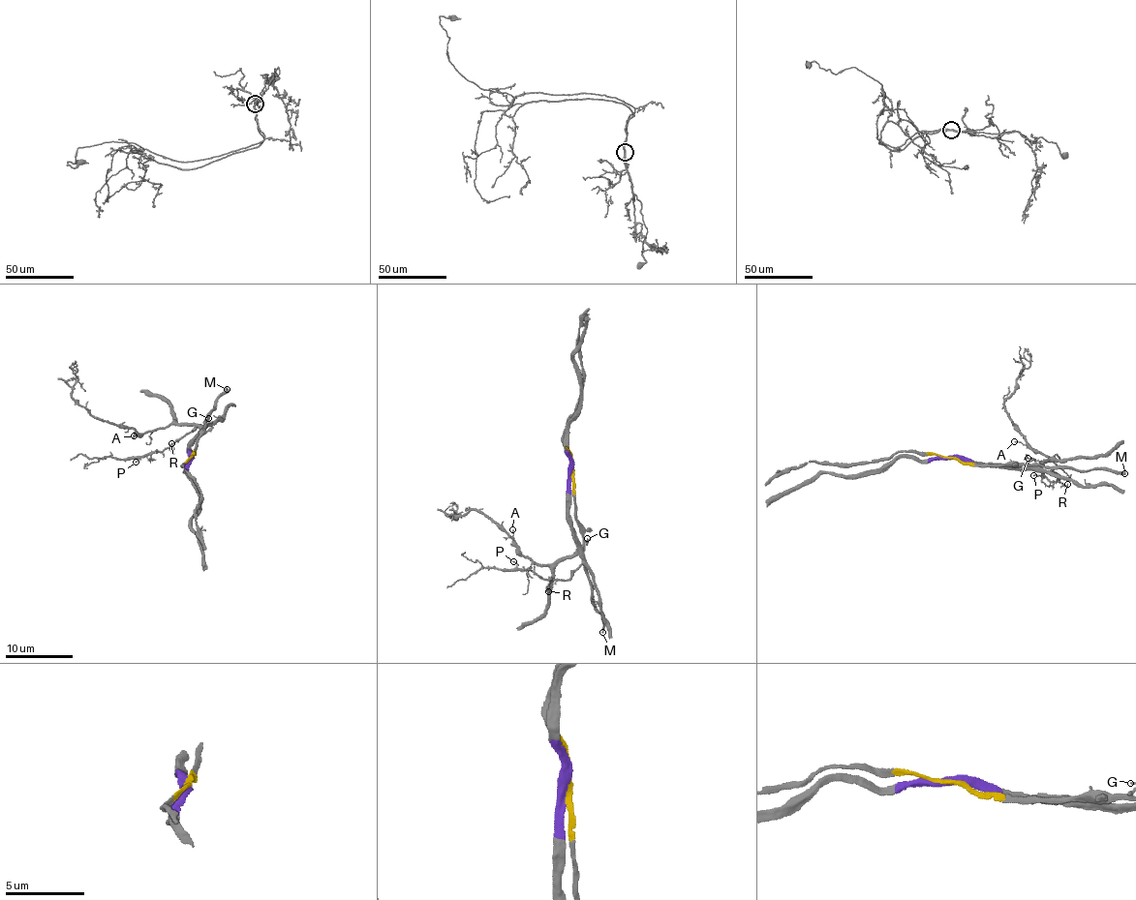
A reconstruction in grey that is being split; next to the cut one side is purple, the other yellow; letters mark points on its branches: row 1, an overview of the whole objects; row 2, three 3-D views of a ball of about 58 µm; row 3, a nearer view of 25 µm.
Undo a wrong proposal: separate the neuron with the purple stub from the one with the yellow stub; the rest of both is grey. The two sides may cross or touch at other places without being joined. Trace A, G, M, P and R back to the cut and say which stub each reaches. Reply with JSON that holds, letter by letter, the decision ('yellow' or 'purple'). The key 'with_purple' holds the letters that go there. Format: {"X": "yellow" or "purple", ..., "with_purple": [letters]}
{"A": "purple", "G": "yellow", "M": "yellow", "P": "purple", "R": "purple", "with_purple": ["A", "P", "R"]}

